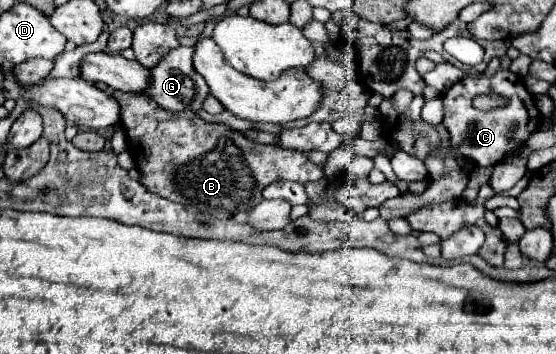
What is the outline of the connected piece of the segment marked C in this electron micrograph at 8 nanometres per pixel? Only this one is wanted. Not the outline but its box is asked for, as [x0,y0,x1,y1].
[442,69,540,165]

